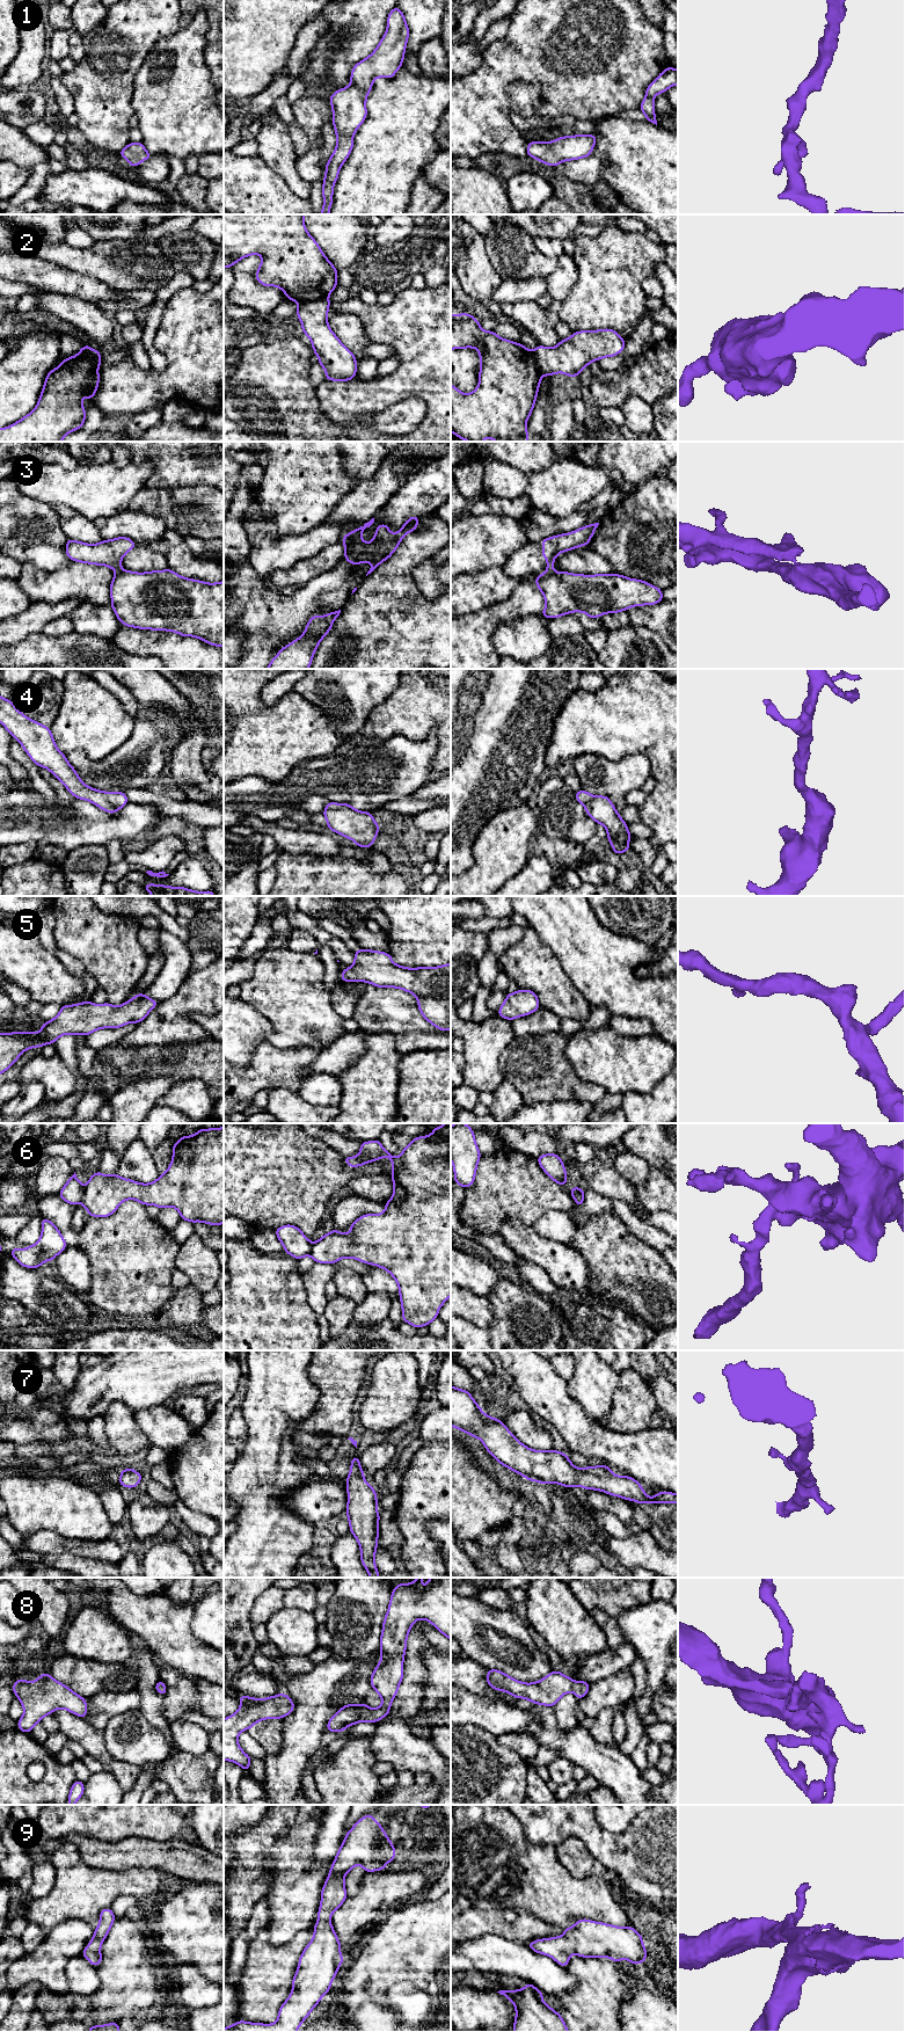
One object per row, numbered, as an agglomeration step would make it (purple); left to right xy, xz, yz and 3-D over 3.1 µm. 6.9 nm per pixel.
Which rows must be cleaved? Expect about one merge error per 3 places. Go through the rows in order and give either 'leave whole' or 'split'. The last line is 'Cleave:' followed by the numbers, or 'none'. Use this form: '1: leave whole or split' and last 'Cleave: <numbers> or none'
1: leave whole
2: split
3: split
4: leave whole
5: leave whole
6: split
7: leave whole
8: leave whole
9: leave whole
Cleave: 2, 3, 6

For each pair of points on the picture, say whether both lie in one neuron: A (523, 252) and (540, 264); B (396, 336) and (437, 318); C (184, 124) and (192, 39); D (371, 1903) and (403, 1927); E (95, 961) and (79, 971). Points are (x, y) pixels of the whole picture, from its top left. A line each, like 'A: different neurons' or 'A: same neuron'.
A: same neuron
B: same neuron
C: same neuron
D: different neurons
E: different neurons

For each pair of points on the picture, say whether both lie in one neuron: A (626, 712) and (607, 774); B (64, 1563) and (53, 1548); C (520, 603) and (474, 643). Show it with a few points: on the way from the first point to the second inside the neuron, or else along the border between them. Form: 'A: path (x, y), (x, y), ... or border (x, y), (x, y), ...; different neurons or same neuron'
A: border (637, 754), (628, 754), (617, 759), (584, 755); different neurons
B: border (44, 1555), (73, 1553), (84, 1558); different neurons
C: path (508, 610), (501, 612), (482, 631); same neuron

